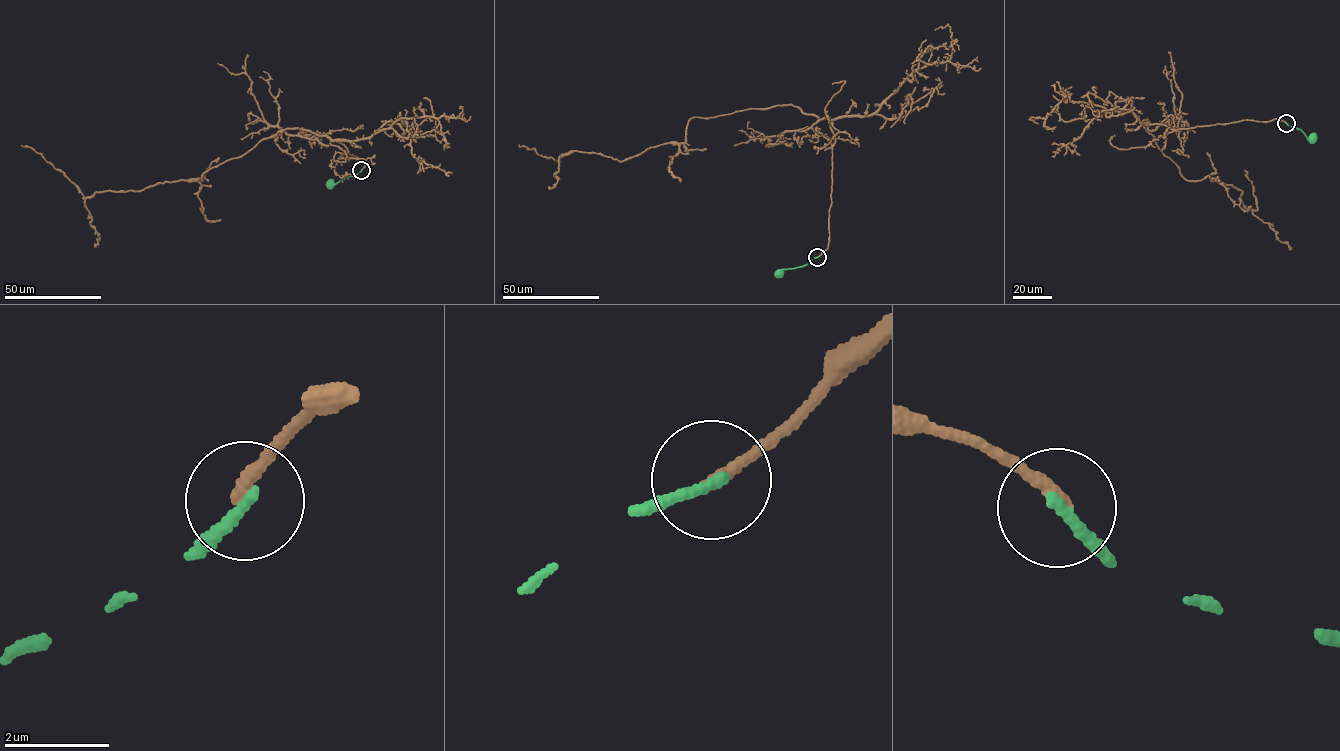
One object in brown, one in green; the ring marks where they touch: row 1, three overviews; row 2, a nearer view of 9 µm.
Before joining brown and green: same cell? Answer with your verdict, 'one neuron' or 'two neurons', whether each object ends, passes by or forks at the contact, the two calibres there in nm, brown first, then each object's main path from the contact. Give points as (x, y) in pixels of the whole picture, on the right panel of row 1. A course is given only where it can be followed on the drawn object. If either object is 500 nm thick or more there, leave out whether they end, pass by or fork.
two neurons | brown ends | green ends | 260/220 nm | brown via (1286, 123), (1174, 129), (1143, 121), (1184, 179), (1208, 176), (1231, 185), (1256, 210), (1244, 170) | green via (1286, 123), (1312, 139)

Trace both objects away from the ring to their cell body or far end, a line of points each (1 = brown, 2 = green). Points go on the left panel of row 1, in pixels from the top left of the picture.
1: (362, 169), (368, 165), (338, 141), (288, 128), (211, 168), (203, 181), (83, 198), (63, 172), (21, 145)
2: (362, 170), (331, 185)

